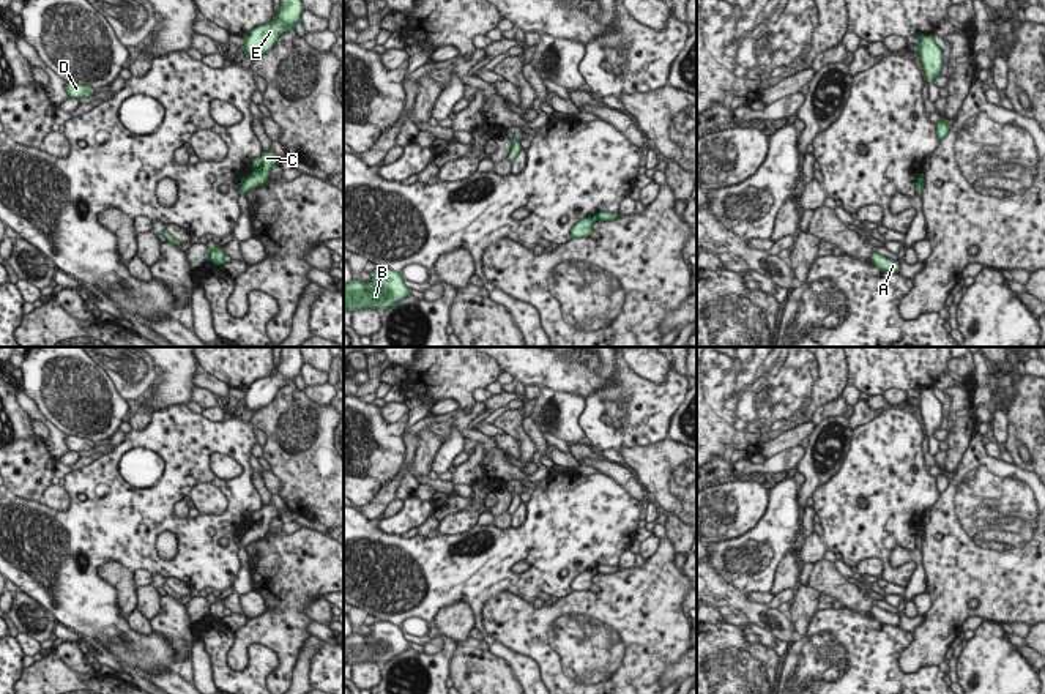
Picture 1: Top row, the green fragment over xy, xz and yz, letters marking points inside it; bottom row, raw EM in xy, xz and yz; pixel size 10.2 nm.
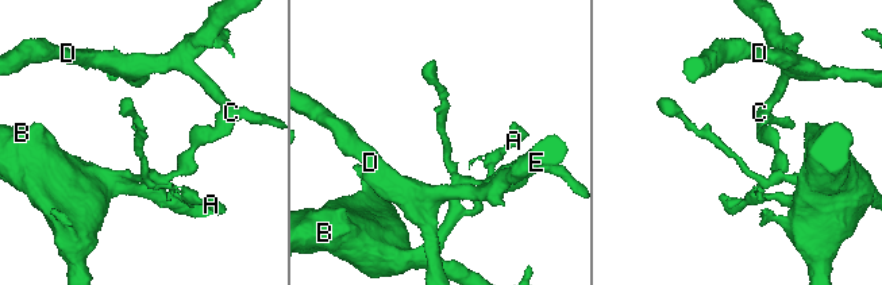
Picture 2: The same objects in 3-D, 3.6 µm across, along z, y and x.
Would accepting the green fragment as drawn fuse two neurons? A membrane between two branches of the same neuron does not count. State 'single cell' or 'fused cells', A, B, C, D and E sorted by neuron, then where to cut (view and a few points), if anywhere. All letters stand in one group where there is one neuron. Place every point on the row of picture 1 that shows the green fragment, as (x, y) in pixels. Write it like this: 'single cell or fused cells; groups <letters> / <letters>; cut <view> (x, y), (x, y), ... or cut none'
fused cells; groups A B / C D E; cut xz (595, 215), (598, 220)

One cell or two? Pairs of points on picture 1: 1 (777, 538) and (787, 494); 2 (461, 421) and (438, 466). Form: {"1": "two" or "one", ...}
{"1": "one", "2": "two"}

